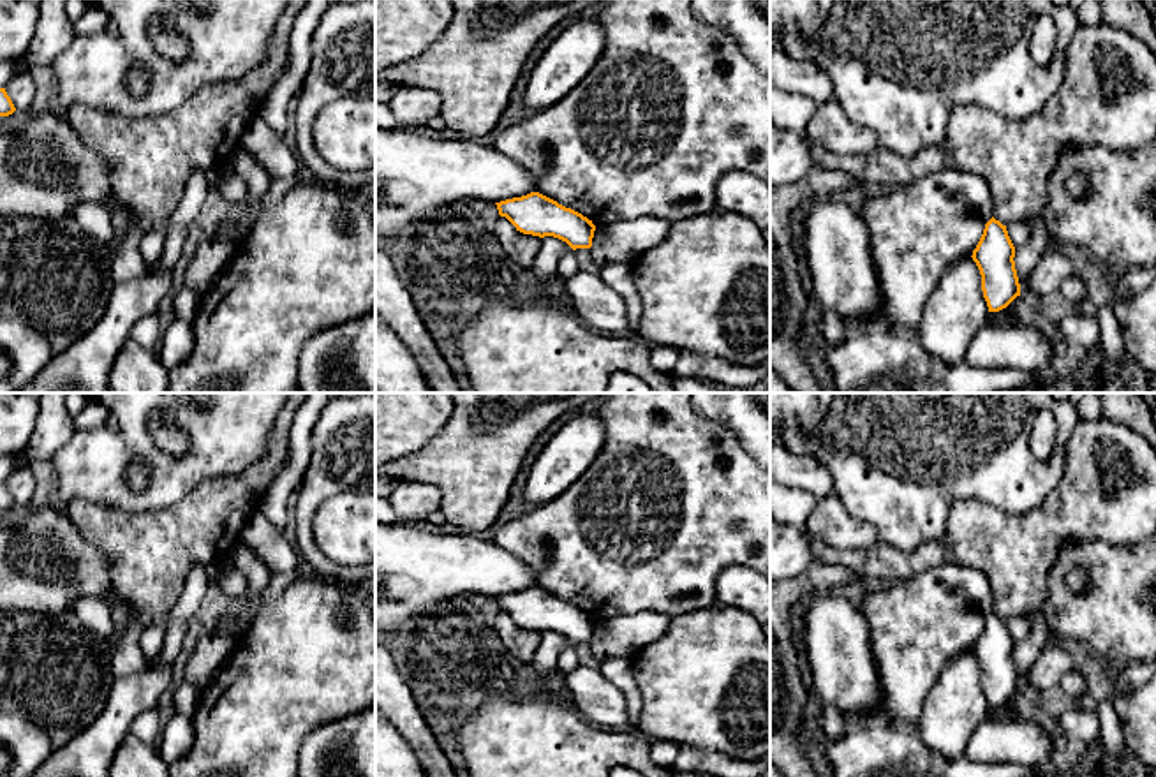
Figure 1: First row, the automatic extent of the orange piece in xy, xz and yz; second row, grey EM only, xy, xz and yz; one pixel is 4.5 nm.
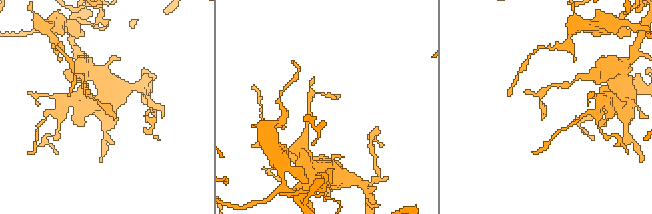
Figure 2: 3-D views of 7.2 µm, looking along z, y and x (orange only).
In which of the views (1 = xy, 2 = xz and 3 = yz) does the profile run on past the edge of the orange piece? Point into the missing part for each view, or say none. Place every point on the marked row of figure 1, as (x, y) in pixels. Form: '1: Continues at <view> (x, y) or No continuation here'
1: No continuation here
2: No continuation here
3: No continuation here

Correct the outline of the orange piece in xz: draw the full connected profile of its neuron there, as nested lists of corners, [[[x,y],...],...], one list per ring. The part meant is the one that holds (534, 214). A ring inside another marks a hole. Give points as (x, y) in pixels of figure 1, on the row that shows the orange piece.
[[[539,192],[495,204],[499,215],[506,217],[523,234],[553,236],[566,241],[573,250],[592,247],[596,231],[592,220]]]

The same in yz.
[[[994,217],[985,224],[983,234],[973,250],[973,261],[982,275],[982,291],[989,312],[1006,308],[1020,296],[1020,284],[1015,270],[1015,247],[1006,226]]]

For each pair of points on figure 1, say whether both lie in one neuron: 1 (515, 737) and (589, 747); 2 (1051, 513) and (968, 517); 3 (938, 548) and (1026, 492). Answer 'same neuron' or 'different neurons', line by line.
1: same neuron
2: same neuron
3: different neurons

